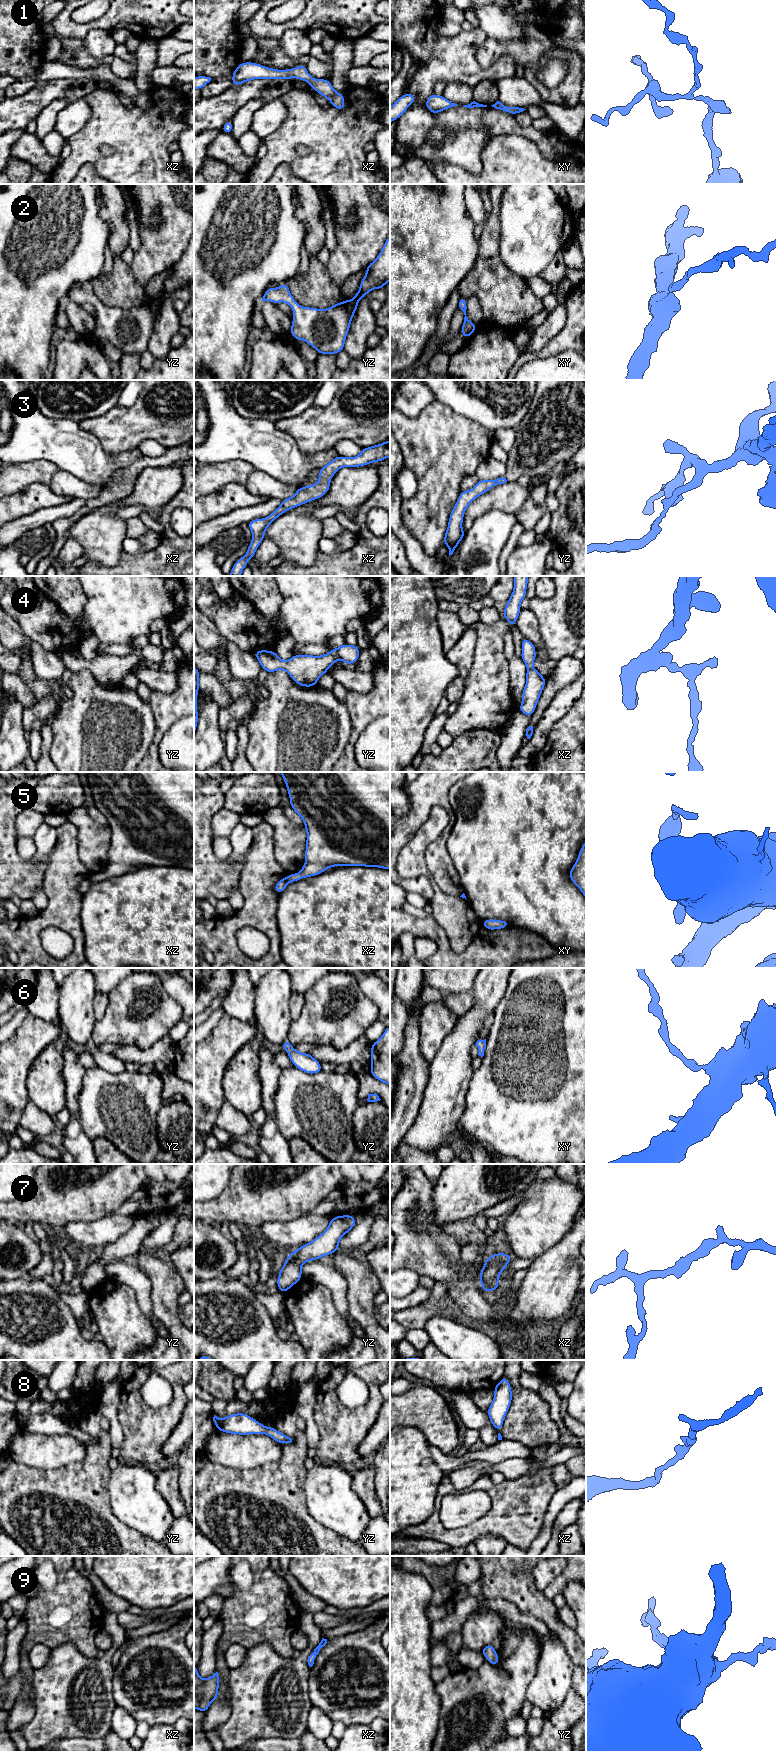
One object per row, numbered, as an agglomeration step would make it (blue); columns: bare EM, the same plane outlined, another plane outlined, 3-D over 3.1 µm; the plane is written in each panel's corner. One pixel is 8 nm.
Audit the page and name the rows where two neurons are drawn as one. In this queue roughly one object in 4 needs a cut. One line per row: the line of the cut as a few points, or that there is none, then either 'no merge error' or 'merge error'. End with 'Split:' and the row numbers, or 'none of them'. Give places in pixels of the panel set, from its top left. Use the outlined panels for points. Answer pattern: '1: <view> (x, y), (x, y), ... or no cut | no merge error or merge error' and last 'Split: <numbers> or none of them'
1: no cut | no merge error
2: no cut | no merge error
3: no cut | no merge error
4: no cut | no merge error
5: no cut | no merge error
6: no cut | no merge error
7: no cut | no merge error
8: no cut | no merge error
9: no cut | no merge error
Split: none of them

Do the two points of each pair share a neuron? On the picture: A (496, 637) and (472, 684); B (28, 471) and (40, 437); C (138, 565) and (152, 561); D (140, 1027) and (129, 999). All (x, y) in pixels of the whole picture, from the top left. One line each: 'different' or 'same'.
A: same
B: different
C: same
D: same

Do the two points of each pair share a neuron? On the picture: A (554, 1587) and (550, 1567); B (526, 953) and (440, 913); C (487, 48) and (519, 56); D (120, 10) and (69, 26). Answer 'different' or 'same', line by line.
A: different
B: different
C: same
D: same

